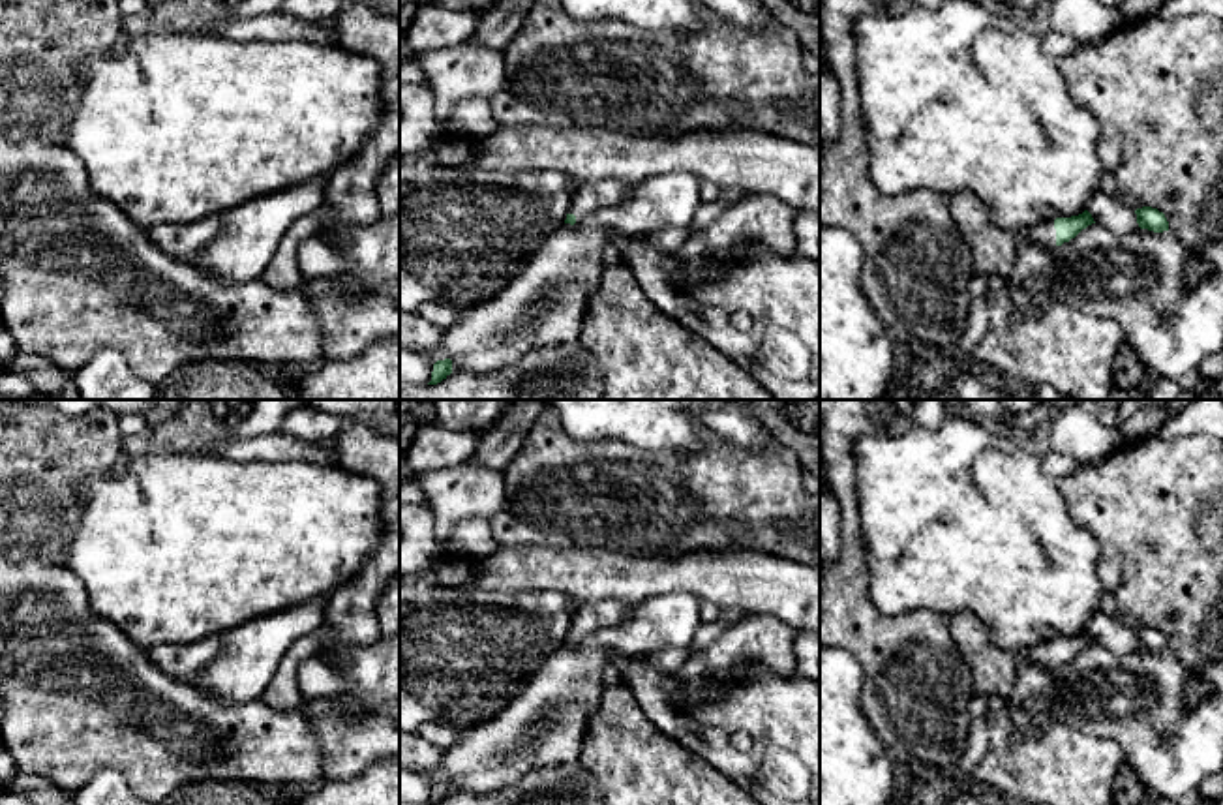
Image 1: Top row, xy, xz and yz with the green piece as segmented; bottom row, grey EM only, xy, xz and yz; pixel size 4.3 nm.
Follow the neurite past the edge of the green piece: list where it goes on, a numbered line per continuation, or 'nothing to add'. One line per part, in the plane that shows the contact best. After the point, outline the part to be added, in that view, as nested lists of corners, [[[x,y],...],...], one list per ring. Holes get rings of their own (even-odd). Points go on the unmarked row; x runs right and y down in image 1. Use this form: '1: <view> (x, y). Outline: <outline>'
1: yz (1043, 655). Outline: [[[1054,640],[1034,646],[1022,653],[1022,659],[1034,662],[1041,670],[1054,672],[1056,666],[1056,649]]]

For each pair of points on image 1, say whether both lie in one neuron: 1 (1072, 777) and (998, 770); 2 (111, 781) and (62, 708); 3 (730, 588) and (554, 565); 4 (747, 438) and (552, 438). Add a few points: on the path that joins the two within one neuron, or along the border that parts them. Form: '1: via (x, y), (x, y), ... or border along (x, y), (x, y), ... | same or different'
1: via (1053, 770), (1017, 770) | same
2: border along (83, 785), (104, 768), (115, 768), (130, 785) | different
3: via (687, 578), (616, 578), (612, 575), (597, 575) | same
4: border along (696, 421), (732, 447), (760, 449) | different

